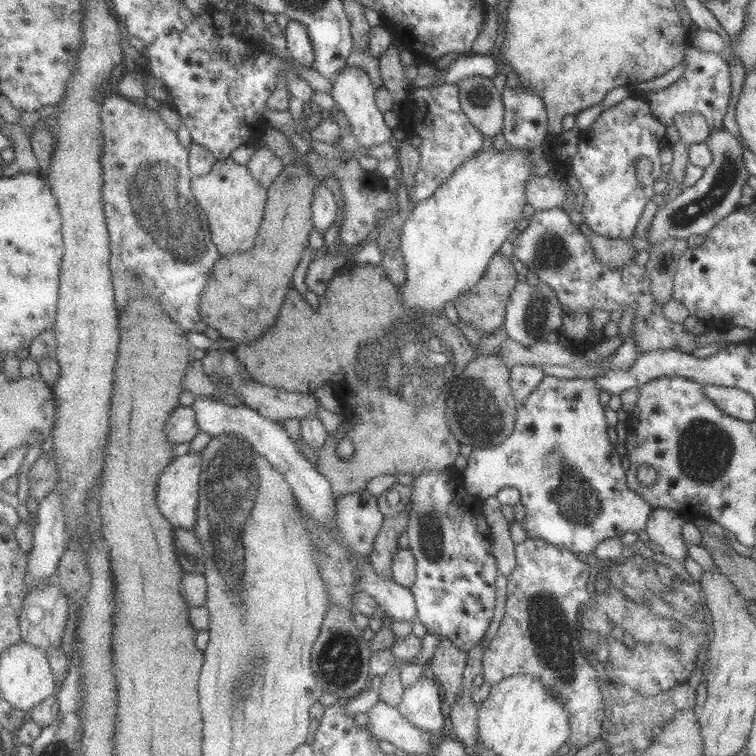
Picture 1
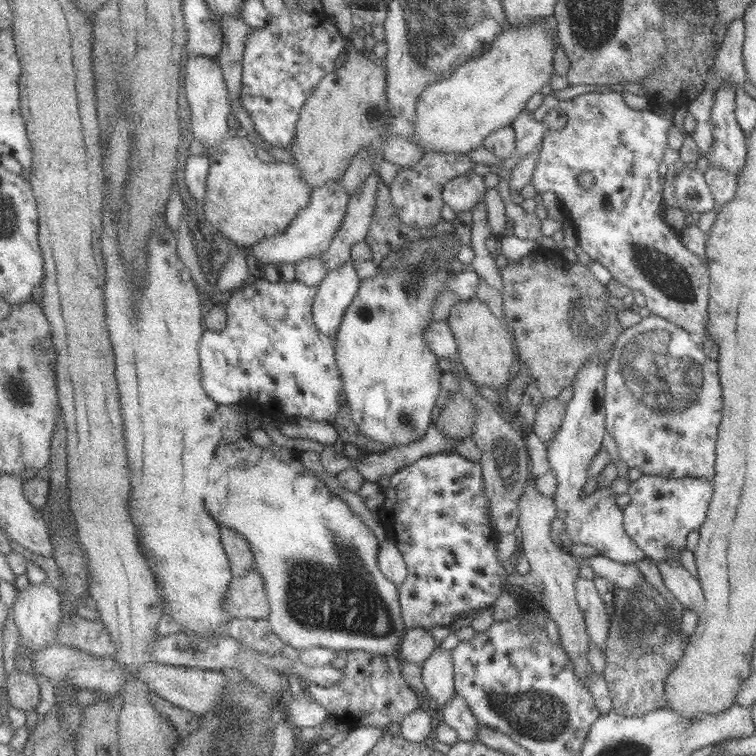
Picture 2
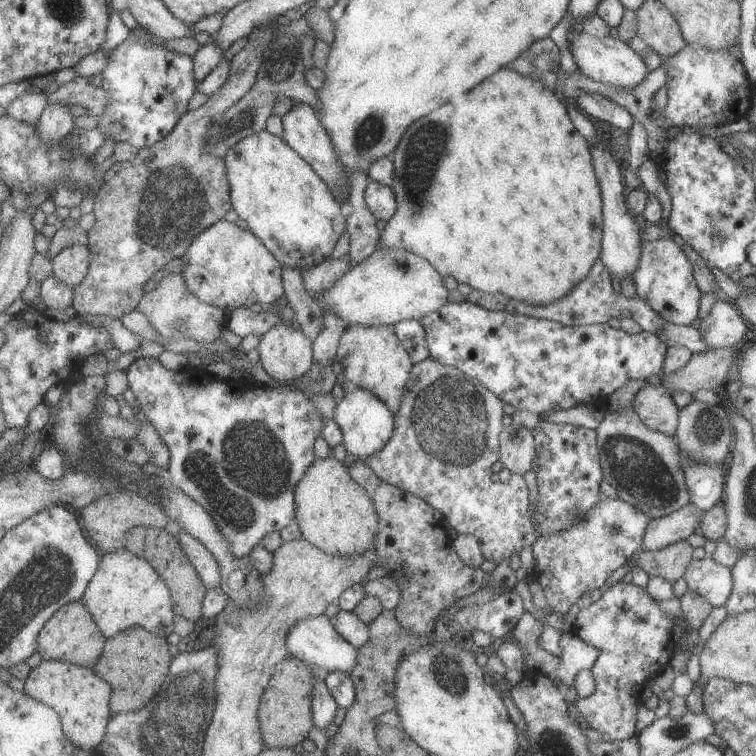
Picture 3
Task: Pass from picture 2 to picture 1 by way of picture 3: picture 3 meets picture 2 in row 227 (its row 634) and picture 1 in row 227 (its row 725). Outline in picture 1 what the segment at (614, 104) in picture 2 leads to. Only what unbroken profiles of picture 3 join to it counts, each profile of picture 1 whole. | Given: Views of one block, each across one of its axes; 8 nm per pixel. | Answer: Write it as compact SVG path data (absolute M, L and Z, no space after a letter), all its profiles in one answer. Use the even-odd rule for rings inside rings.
M630 95L601 111L590 127L580 132L578 151L573 157L562 160L551 155L555 173L575 176L584 190L586 200L581 213L597 236L621 239L632 236L645 206L643 190L635 177L636 165L639 158L647 158L651 162L653 180L661 177L665 168L659 159L659 146L665 138L665 128L666 125L654 117L647 101Z

